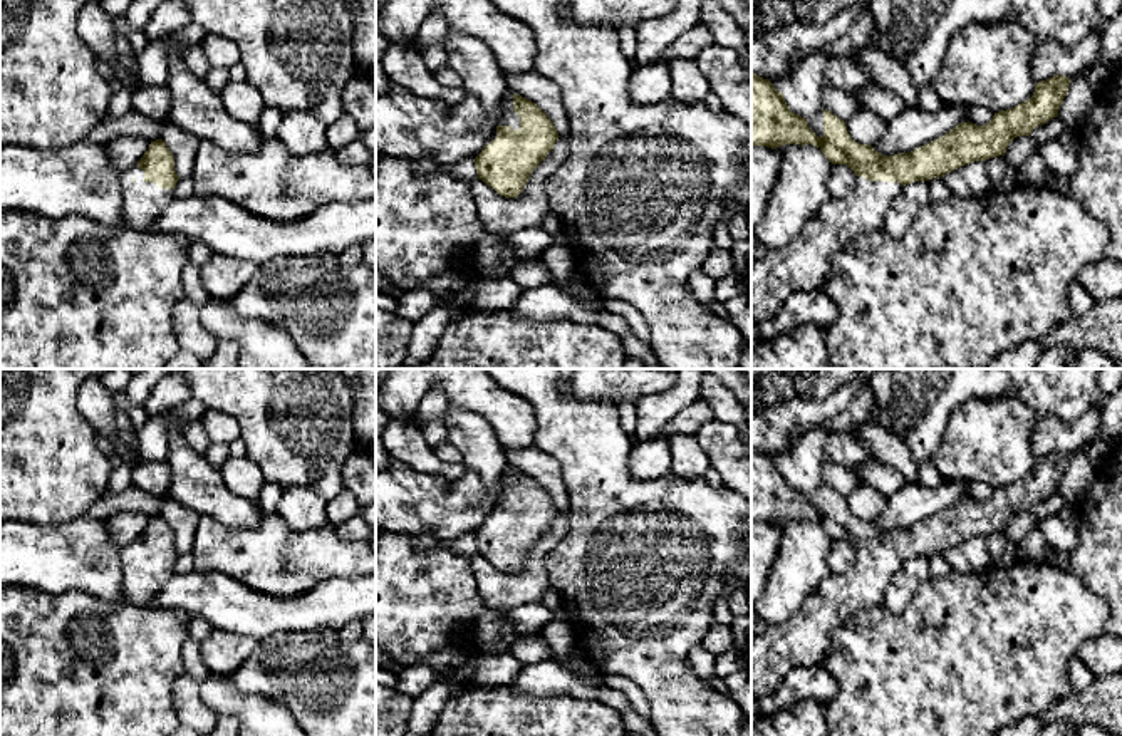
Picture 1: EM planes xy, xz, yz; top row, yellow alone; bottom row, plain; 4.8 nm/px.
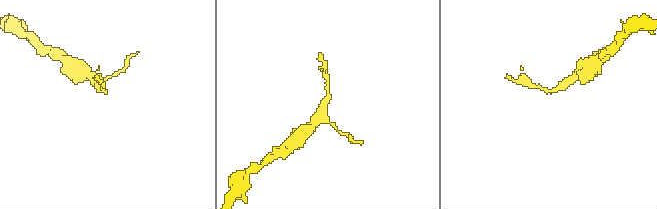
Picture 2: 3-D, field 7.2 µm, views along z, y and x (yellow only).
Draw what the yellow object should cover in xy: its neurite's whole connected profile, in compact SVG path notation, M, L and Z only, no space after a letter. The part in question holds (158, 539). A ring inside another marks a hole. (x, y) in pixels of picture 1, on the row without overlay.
M151 516L144 531L132 543L119 548L124 599L151 607L159 588L174 573L178 555L174 533L166 518Z

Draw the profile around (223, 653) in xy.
M213 629L201 642L200 652L213 674L235 674L258 650L260 640L236 632Z

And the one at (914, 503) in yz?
M944 481L938 488L906 483L902 490L889 496L886 508L870 521L884 531L911 528L944 511L961 498L968 498L961 481Z

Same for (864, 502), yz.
M860 483L845 501L855 518L872 520L886 508L889 496Z

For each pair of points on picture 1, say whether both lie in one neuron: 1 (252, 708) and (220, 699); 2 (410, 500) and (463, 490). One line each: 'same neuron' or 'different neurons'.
1: same neuron
2: same neuron

